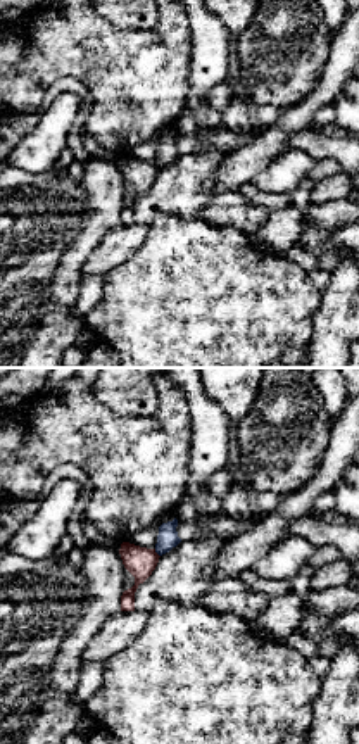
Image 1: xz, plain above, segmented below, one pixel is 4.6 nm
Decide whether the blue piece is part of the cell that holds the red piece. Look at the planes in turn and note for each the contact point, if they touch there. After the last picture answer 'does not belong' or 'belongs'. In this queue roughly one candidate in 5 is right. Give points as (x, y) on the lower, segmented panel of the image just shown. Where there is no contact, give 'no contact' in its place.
meets red at (156, 553)

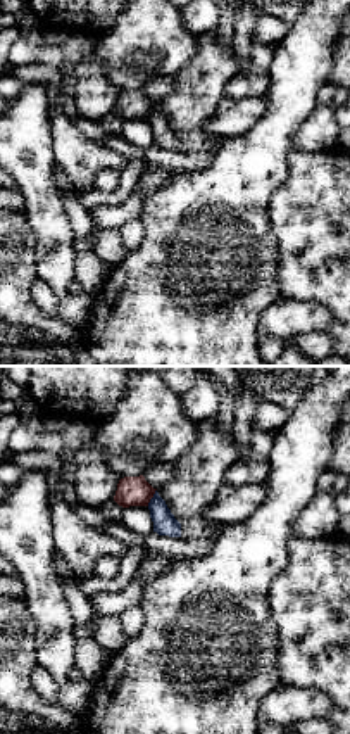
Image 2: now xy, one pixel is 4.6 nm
meets red at (152, 496)

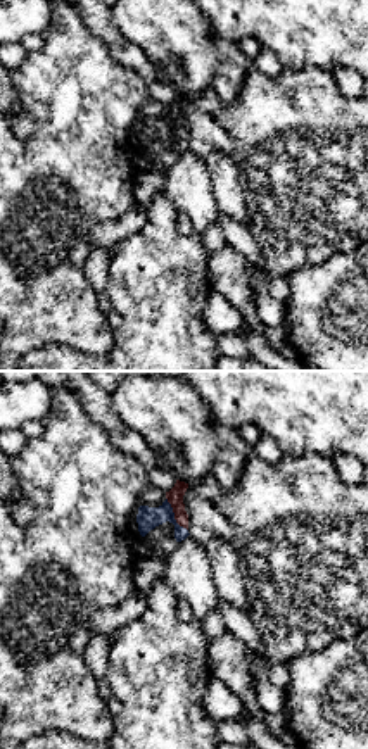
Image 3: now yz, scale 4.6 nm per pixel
meets red at (175, 515)

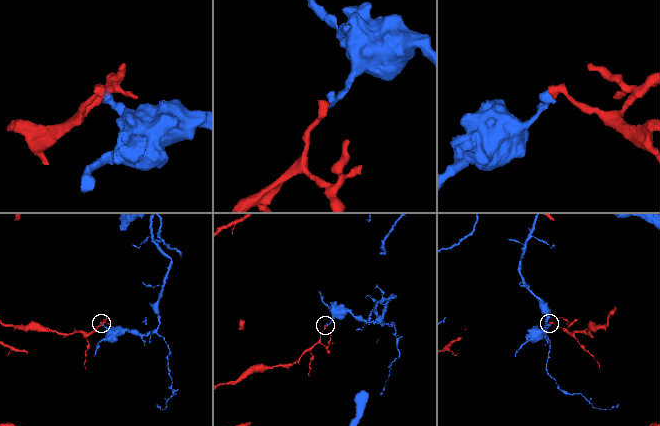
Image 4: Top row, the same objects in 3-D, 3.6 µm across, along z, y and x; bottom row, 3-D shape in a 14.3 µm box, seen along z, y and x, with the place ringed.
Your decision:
does not belong

